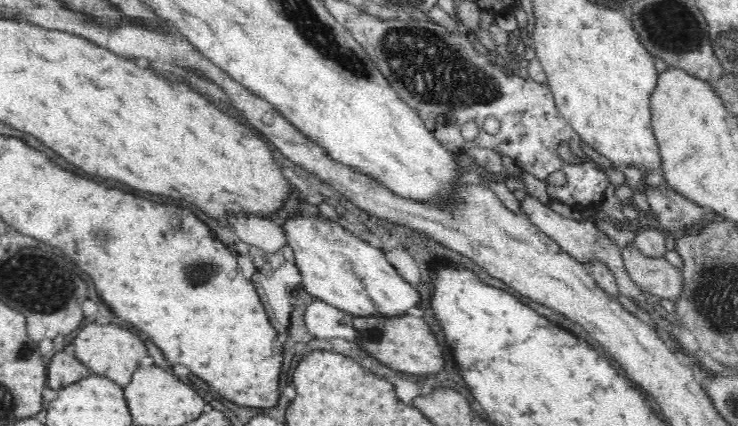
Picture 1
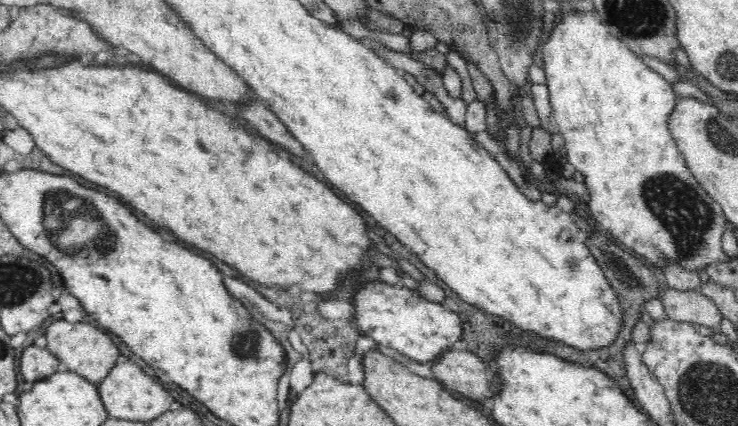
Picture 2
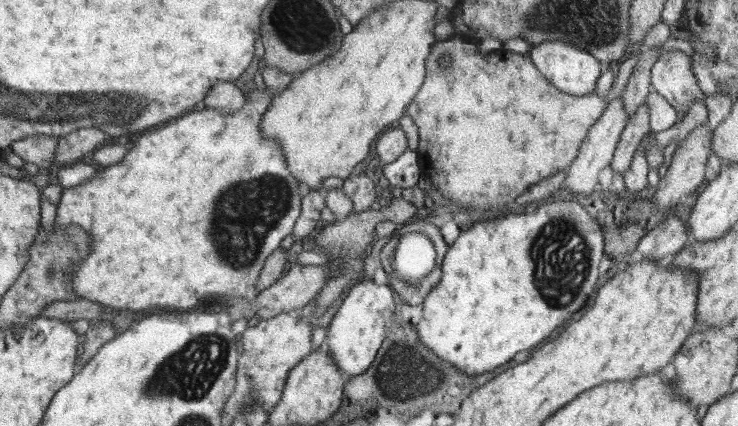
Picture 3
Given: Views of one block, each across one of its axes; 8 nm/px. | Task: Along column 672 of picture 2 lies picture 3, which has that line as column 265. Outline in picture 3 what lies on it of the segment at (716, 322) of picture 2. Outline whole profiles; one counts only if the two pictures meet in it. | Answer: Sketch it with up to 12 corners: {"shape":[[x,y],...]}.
{"shape":[[296,264],[256,298],[269,320],[300,311],[331,277],[325,265]]}

